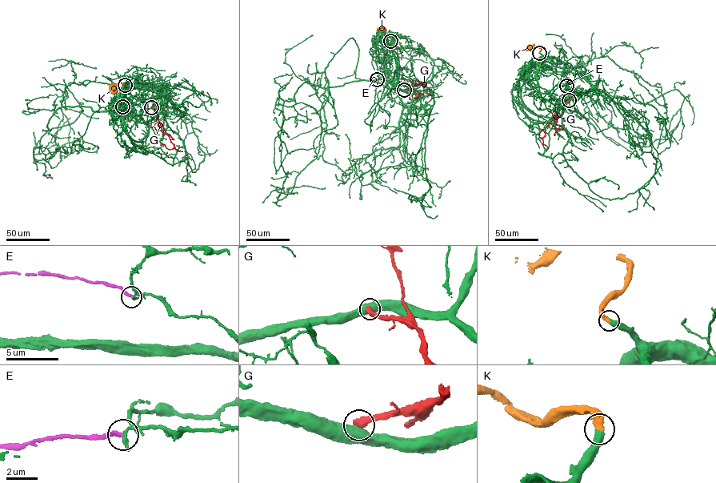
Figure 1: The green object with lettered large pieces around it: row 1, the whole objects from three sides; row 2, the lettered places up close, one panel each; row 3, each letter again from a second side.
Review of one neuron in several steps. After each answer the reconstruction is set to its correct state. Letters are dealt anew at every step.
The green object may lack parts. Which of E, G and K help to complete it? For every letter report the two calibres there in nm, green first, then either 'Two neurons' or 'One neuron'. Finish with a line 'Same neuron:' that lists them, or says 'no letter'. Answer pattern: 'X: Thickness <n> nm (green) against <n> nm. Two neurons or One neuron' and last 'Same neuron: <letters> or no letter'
E: Thickness 200 nm (green) against 240 nm. Two neurons
G: Thickness 650 nm (green) against 500 nm. Two neurons
K: Thickness 500 nm (green) against 440 nm. One neuron
Same neuron: K

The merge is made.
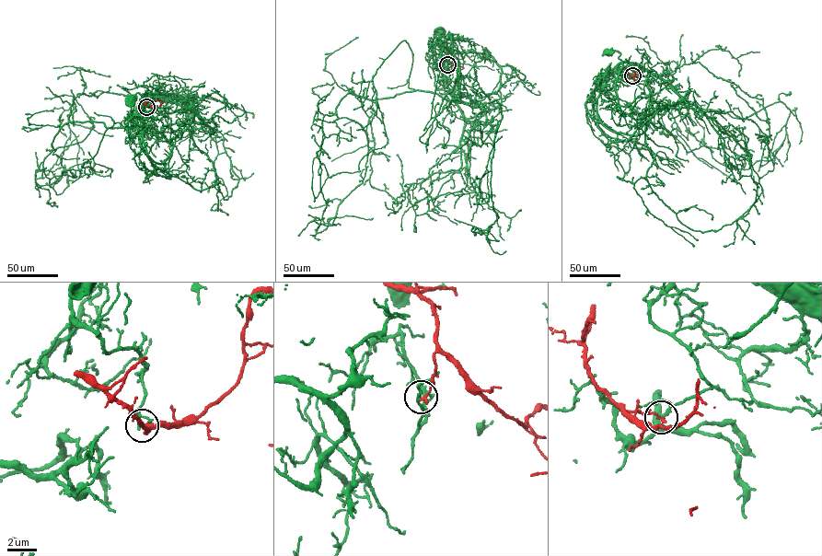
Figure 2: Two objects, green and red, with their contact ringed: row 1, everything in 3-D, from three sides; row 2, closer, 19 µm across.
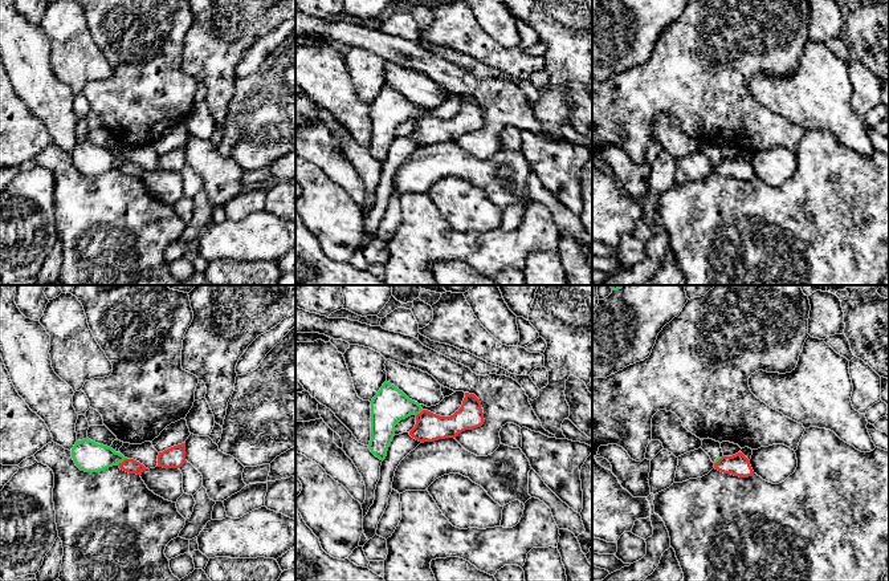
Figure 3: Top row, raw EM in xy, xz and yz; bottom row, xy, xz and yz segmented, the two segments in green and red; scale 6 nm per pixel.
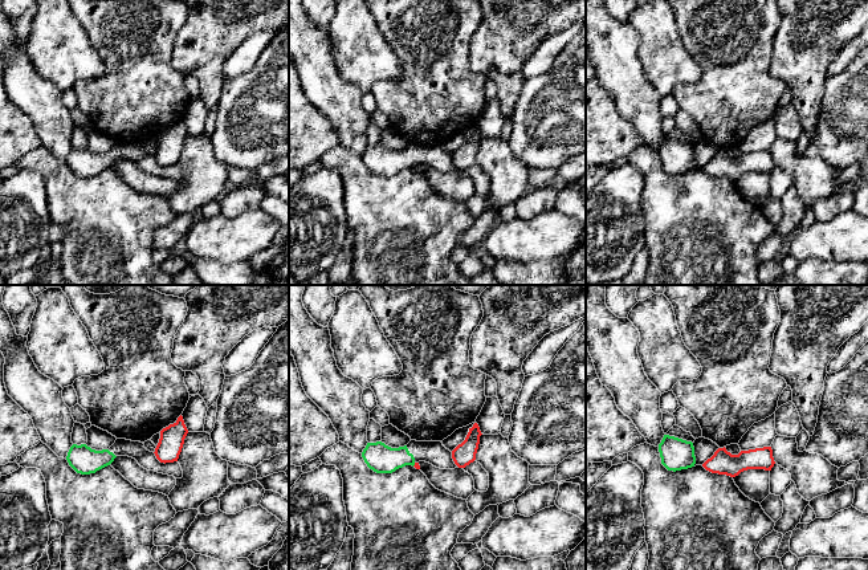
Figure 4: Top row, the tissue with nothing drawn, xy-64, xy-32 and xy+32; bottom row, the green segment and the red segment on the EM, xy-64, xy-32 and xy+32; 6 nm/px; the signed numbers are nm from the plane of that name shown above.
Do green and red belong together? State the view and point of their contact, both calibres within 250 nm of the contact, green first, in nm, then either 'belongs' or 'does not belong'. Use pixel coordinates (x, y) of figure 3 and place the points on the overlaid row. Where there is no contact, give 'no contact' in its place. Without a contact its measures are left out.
contact xy (121, 462); calibres 190 and 90 nm; does not belong

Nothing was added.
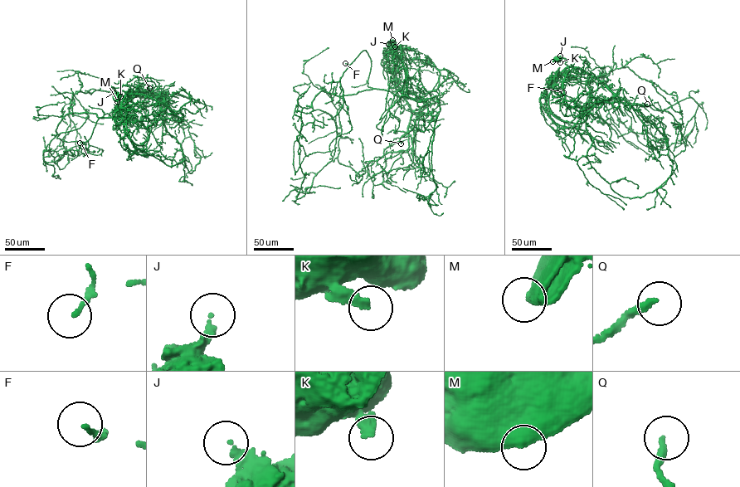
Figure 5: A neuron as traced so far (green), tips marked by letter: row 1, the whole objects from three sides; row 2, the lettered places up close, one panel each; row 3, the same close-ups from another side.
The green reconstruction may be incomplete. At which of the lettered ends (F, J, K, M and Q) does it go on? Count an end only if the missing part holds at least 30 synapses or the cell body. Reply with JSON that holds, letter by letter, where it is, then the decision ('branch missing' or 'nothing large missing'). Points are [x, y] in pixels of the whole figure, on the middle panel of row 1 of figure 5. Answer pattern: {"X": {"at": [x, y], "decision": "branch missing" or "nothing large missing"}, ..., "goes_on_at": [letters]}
{"F": {"at": [345, 63], "decision": "branch missing"}, "J": {"at": [388, 44], "decision": "nothing large missing"}, "K": {"at": [395, 46], "decision": "nothing large missing"}, "M": {"at": [392, 40], "decision": "nothing large missing"}, "Q": {"at": [401, 143], "decision": "branch missing"}, "goes_on_at": ["F", "Q"]}

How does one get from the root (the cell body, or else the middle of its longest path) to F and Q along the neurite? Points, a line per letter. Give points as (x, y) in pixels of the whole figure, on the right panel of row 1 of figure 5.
F: (557, 60), (588, 75), (597, 104), (591, 109), (593, 87), (586, 81), (559, 75), (555, 85), (563, 92)
Q: (557, 60), (564, 58), (567, 65), (581, 69), (604, 83), (613, 94), (605, 102), (630, 105), (647, 104)

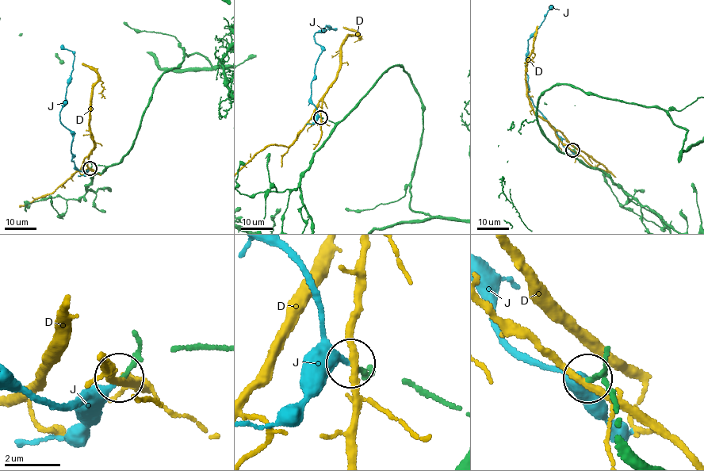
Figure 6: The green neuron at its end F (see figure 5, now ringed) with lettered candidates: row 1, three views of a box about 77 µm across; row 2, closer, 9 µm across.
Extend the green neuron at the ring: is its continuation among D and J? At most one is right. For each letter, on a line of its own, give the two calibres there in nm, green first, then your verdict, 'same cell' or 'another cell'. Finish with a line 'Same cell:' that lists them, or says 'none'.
D: 160/240 nm | another cell
J: 150/300 nm | same cell
Same cell: J

